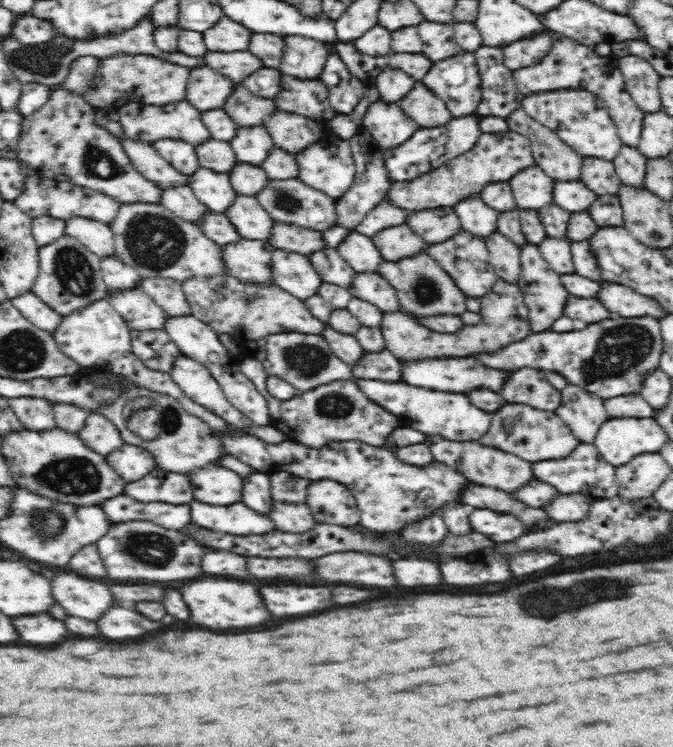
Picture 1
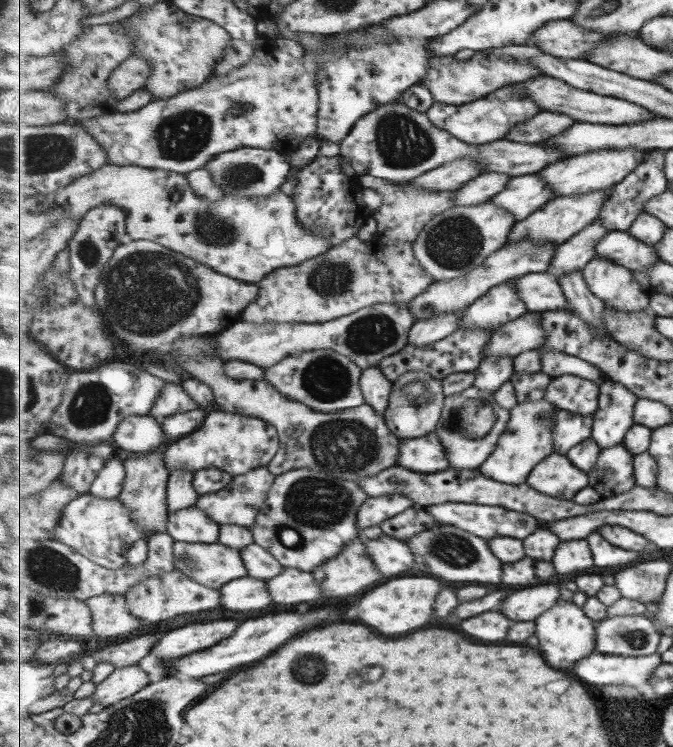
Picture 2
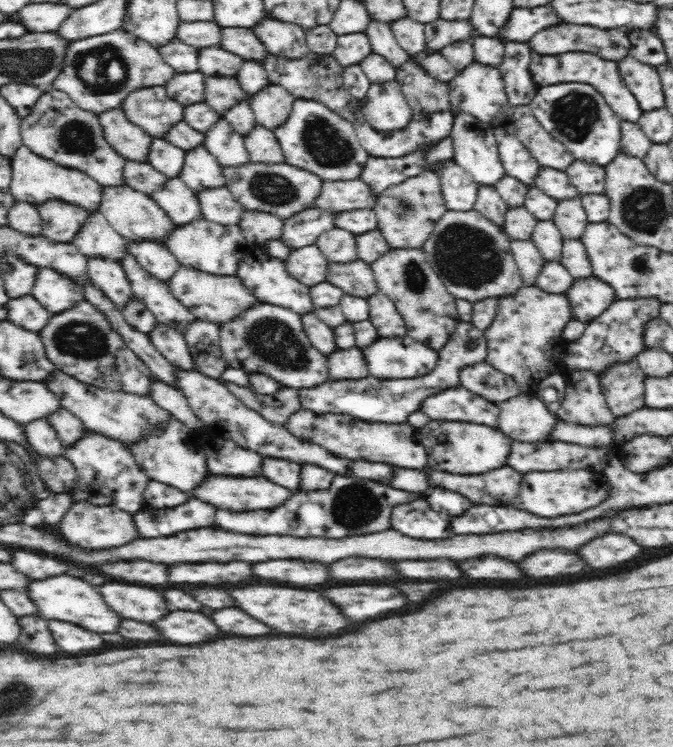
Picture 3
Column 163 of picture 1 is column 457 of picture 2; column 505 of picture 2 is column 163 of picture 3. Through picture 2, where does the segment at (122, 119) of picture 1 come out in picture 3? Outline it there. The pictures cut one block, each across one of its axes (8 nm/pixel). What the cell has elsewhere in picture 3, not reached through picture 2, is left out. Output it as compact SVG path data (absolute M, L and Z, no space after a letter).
M148 87L131 92L121 106L130 122L153 138L164 139L171 128L184 121L185 107L172 100L166 90Z

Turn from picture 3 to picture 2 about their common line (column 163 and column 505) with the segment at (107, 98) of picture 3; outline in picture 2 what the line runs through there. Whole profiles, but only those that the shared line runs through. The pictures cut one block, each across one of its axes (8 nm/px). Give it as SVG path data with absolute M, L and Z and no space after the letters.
M476 51L475 55L467 61L460 61L454 55L434 56L429 64L429 74L425 80L422 80L422 83L429 87L436 102L462 106L492 94L497 88L517 82L527 82L533 78L540 78L542 75L543 71L539 67L535 67L531 61L505 60L503 57L495 57L487 51Z

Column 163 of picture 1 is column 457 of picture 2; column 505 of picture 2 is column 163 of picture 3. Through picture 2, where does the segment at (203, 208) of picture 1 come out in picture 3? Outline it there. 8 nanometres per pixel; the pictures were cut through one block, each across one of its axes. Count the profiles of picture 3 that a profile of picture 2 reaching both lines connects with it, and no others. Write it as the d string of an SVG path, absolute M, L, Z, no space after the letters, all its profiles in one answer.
M127 160L125 164L124 179L128 187L147 195L166 188L169 178L155 170L150 163Z

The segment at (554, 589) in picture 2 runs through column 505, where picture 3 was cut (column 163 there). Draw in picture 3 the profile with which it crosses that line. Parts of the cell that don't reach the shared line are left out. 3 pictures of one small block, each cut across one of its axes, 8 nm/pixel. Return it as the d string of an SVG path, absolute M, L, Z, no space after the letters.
M104 584L95 588L102 592L104 602L112 606L110 610L126 620L154 622L166 614L164 598L154 588L132 586L132 584Z

